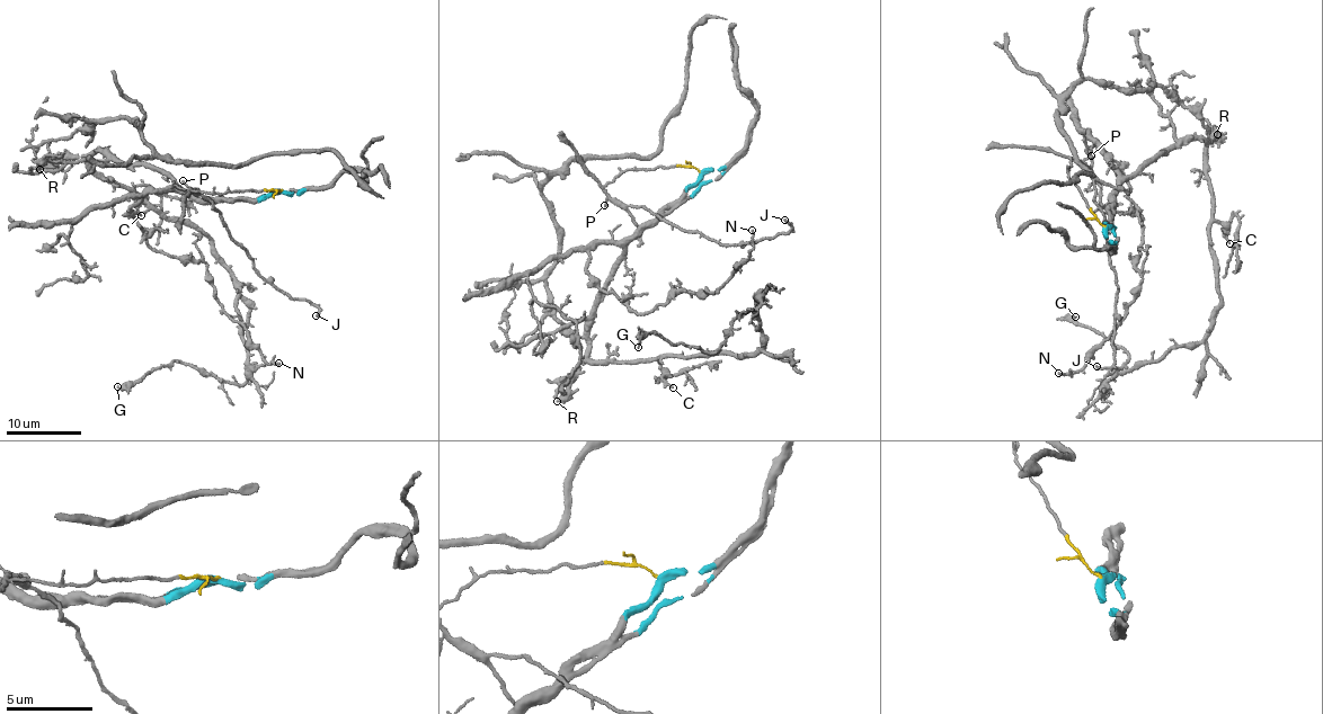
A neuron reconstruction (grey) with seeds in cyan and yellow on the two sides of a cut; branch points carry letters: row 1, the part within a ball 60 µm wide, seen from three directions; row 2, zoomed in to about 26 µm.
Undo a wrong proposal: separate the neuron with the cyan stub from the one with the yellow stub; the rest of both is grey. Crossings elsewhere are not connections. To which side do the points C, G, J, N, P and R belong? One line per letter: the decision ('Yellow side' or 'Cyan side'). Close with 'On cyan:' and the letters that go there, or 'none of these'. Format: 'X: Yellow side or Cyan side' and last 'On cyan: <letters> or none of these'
C: Cyan side
G: Cyan side
J: Yellow side
N: Cyan side
P: Yellow side
R: Cyan side
On cyan: C, G, N, R

